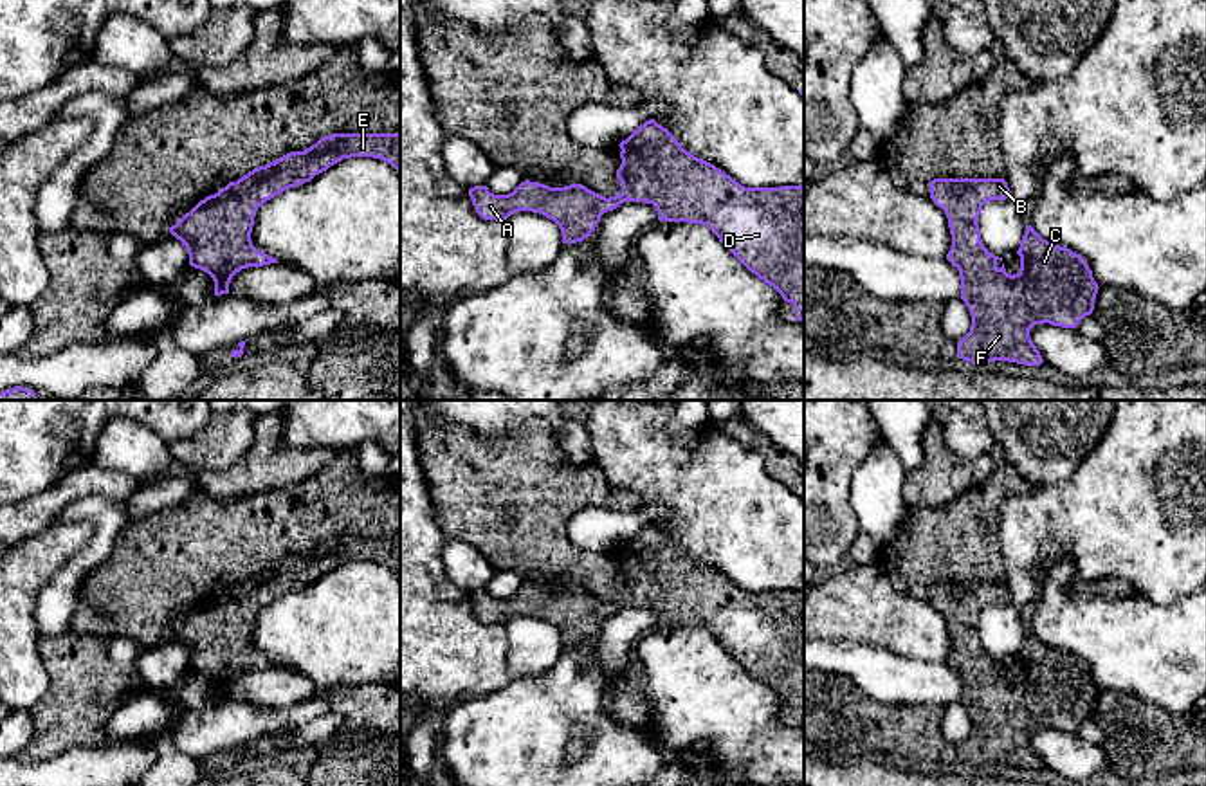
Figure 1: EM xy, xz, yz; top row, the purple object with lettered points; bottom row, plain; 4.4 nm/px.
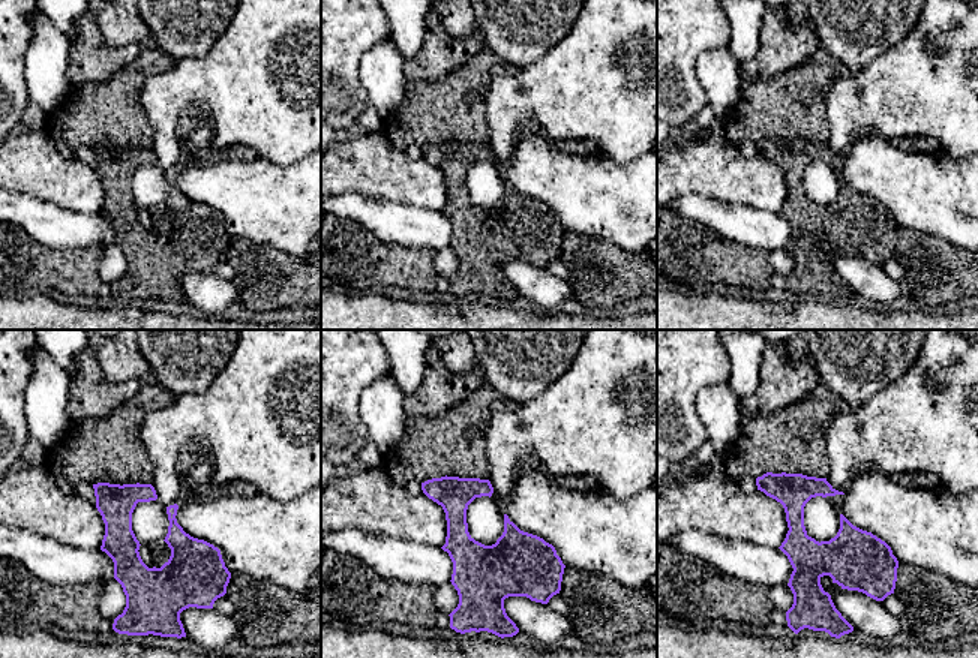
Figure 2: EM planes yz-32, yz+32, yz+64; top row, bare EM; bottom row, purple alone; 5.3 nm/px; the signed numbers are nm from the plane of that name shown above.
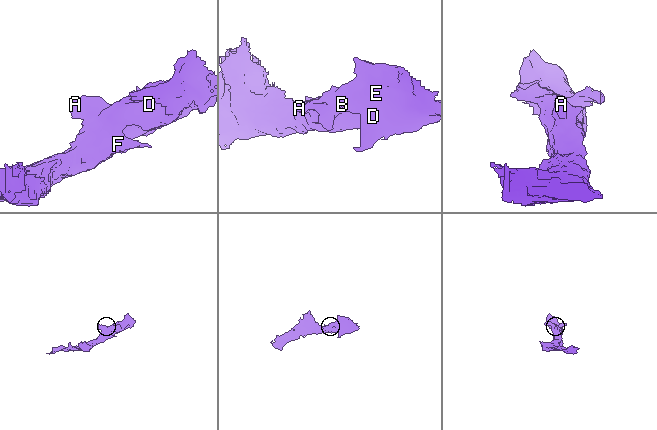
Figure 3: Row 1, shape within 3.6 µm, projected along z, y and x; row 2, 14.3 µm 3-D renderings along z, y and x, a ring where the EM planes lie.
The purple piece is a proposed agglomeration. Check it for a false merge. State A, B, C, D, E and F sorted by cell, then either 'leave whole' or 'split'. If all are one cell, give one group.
A B C D E F; leave whole

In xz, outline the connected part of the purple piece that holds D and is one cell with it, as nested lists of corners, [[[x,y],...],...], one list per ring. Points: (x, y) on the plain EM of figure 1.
[[[654,523],[640,528],[620,548],[622,568],[617,582],[622,597],[602,600],[582,588],[550,591],[525,584],[508,599],[494,599],[487,590],[474,590],[469,600],[483,624],[505,626],[519,615],[539,617],[553,624],[562,647],[577,647],[591,640],[600,620],[624,606],[653,608],[658,624],[707,629],[719,645],[759,683],[773,690],[795,710],[795,725],[804,725],[804,591],[745,591],[714,568],[683,553],[676,541]]]

